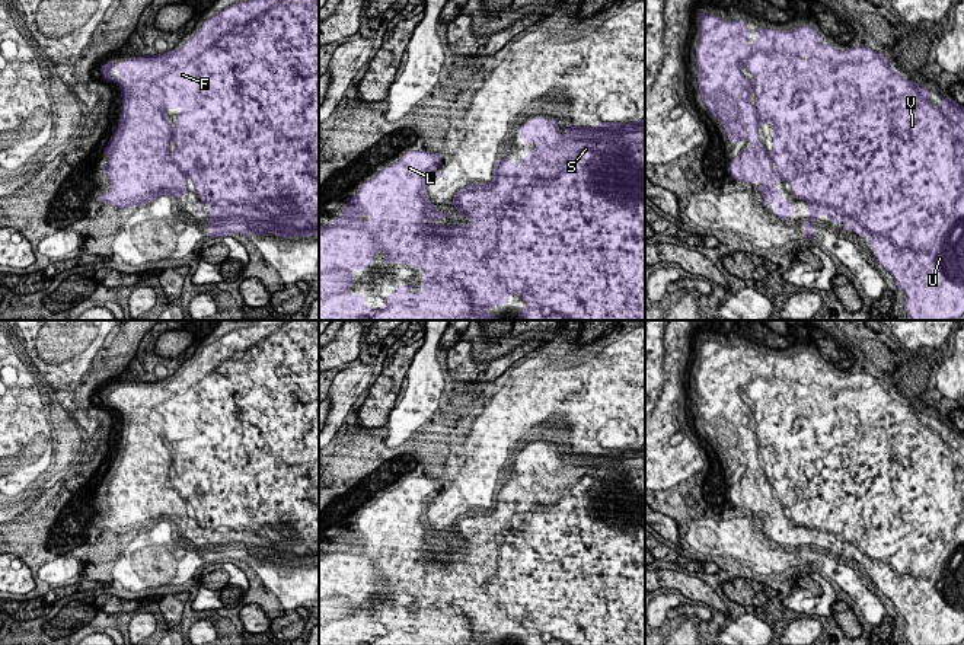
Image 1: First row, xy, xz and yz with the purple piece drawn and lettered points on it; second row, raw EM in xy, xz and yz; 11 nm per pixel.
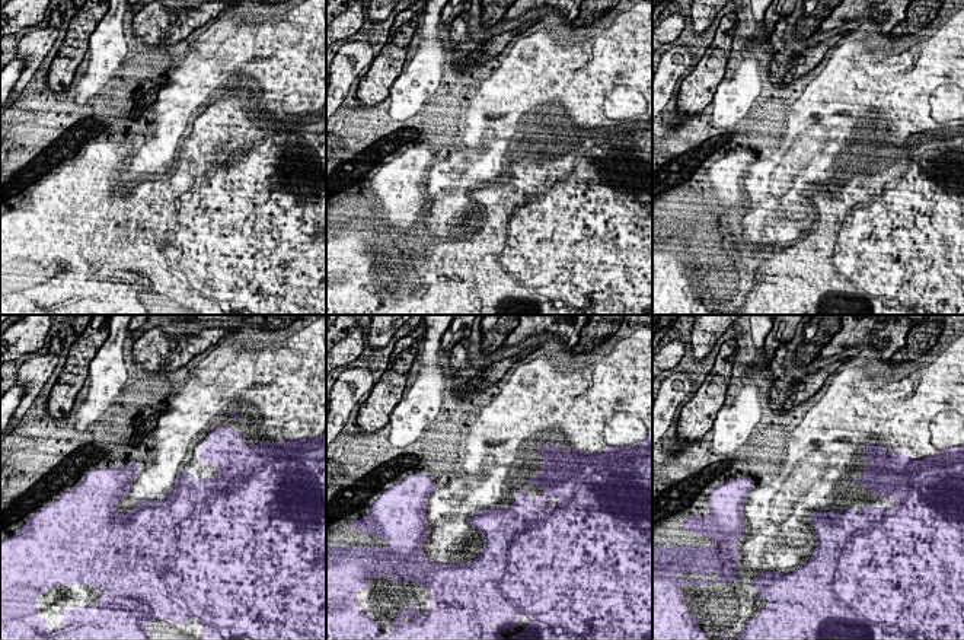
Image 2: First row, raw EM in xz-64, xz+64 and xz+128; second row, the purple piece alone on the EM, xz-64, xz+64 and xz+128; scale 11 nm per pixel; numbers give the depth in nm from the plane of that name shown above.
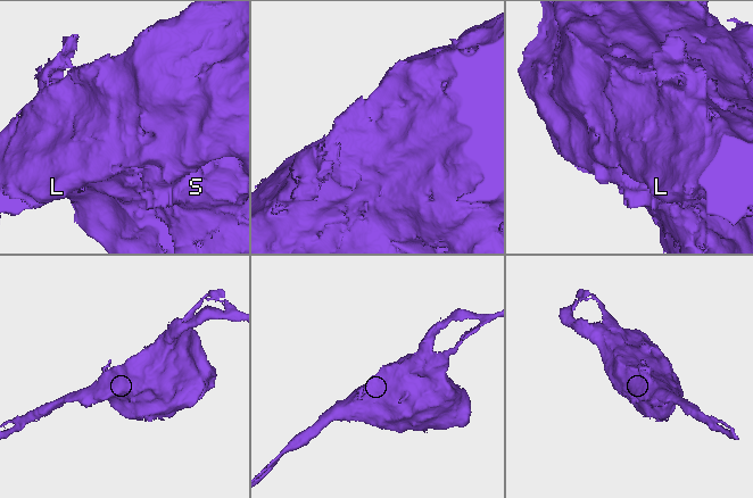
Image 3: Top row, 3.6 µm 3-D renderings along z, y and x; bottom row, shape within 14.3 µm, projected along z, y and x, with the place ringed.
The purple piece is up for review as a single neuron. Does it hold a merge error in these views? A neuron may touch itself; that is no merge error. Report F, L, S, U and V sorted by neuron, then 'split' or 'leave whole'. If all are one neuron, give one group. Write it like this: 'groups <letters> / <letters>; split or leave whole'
groups F L S U V; leave whole

